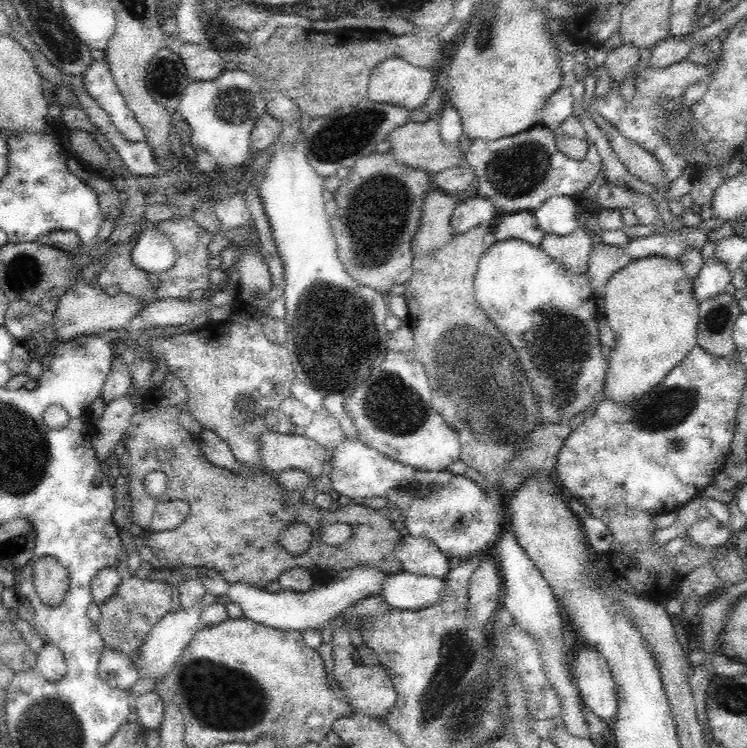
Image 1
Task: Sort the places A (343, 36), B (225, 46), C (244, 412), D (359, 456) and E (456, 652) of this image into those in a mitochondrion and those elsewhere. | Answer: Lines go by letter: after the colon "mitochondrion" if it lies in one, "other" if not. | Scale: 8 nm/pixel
A: other
B: mitochondrion
C: mitochondrion
D: other
E: mitochondrion

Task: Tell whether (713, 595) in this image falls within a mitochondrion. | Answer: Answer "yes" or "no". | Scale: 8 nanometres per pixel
no

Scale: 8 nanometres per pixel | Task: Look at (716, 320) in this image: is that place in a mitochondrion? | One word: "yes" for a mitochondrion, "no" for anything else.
yes

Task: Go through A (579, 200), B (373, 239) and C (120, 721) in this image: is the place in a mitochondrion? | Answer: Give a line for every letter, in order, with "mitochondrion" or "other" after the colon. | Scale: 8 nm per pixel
A: other
B: mitochondrion
C: other

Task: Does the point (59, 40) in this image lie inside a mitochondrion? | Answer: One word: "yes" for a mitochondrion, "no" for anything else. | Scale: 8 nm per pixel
yes

